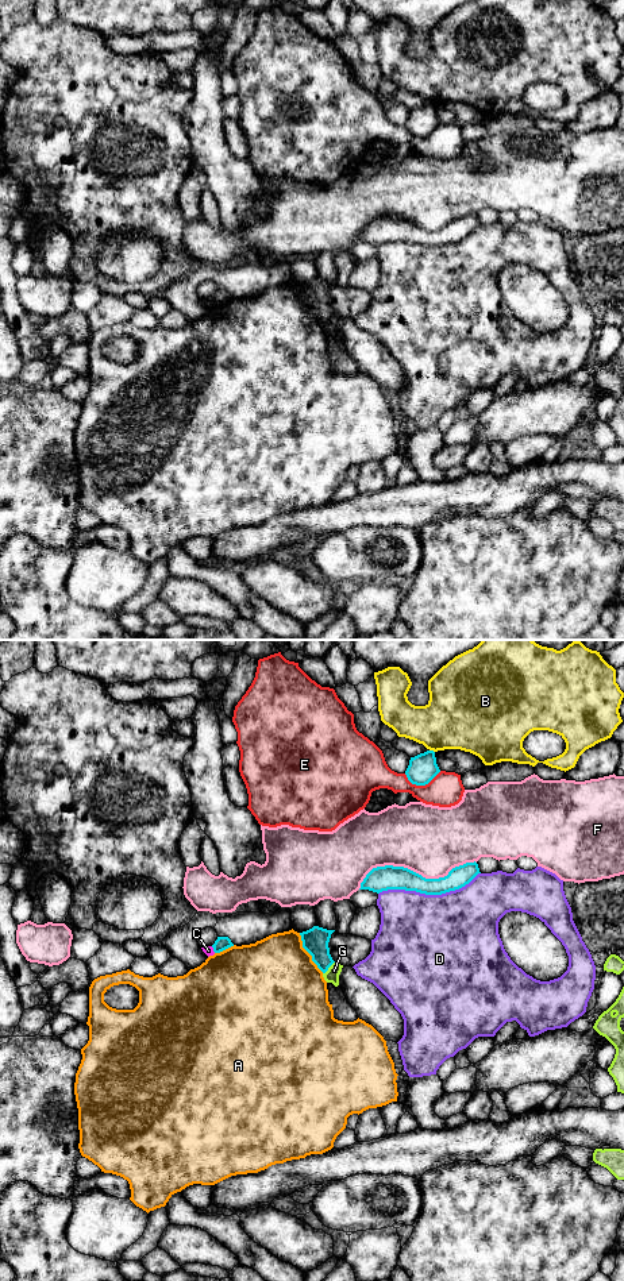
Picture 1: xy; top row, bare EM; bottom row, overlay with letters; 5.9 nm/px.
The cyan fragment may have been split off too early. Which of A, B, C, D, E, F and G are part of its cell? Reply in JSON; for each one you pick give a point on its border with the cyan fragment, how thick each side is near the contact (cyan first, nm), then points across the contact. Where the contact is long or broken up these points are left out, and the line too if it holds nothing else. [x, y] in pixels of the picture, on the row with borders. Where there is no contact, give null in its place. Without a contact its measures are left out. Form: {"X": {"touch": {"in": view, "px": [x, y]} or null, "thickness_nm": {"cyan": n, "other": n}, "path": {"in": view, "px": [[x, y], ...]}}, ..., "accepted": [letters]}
{"accepted": []}

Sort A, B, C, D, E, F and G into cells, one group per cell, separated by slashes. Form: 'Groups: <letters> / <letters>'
Groups: A / B / C / D / E / F / G

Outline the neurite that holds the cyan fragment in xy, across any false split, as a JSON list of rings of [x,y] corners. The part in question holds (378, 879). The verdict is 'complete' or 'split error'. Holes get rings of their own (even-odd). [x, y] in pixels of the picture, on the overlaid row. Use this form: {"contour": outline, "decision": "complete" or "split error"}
{"contour": [[[475,861],[455,867],[447,876],[439,879],[425,879],[408,868],[385,865],[373,868],[361,883],[359,890],[377,894],[388,890],[405,890],[425,895],[442,895],[465,887],[478,873],[481,872]]], "decision": "complete"}

